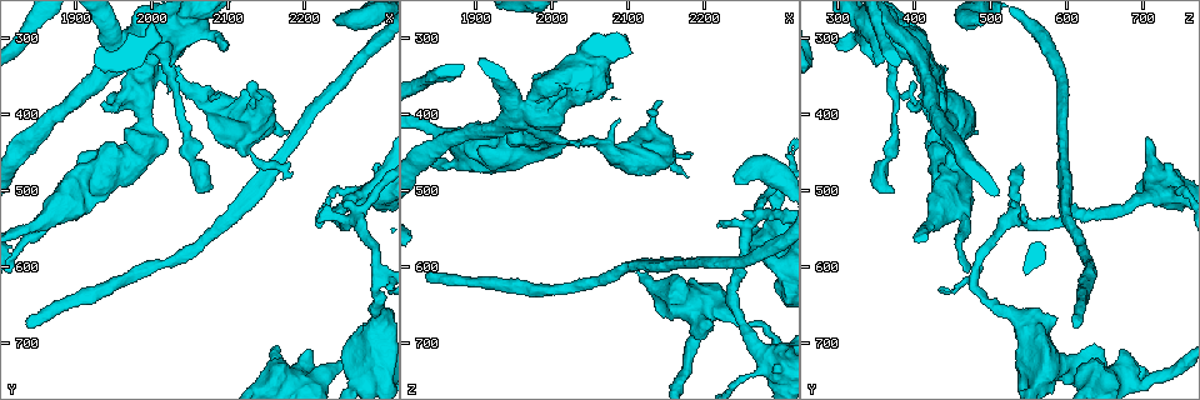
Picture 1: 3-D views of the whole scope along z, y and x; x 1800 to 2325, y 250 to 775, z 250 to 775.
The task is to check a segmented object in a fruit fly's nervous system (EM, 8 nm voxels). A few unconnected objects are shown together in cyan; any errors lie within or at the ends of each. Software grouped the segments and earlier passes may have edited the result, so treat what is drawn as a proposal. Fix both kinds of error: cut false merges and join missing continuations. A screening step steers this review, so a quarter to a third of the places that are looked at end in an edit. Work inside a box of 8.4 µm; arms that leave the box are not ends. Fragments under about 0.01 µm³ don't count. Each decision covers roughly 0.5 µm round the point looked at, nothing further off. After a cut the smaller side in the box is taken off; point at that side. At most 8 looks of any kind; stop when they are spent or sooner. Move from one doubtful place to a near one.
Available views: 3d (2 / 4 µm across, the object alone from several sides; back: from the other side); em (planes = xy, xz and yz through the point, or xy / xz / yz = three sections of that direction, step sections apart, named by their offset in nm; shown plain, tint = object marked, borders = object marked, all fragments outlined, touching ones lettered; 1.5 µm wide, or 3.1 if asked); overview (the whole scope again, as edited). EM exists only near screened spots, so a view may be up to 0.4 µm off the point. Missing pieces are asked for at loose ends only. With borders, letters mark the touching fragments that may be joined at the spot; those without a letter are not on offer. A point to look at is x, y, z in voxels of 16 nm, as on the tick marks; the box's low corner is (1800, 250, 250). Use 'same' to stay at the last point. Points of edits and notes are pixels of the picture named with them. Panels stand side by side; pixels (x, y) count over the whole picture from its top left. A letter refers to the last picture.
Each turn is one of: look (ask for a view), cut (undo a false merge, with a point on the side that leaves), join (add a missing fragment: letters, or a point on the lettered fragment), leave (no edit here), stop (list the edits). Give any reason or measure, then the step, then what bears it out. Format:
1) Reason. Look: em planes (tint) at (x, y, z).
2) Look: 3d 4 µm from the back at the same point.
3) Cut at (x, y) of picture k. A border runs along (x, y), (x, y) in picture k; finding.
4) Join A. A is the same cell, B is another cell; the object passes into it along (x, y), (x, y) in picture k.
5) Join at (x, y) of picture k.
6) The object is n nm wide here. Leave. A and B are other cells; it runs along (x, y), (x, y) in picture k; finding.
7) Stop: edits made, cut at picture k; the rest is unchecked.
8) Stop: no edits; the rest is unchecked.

Sudden change in width. Look: em planes (tint) at (1990, 350, 420).

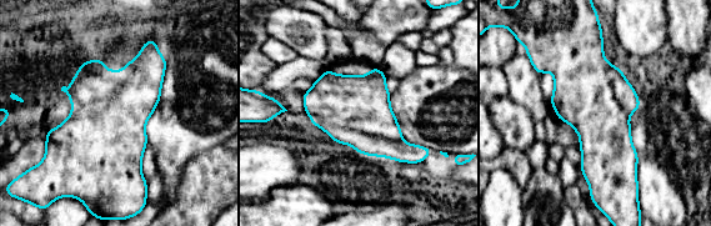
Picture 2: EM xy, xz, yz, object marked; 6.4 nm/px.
Look: em planes (borders) at the same point.

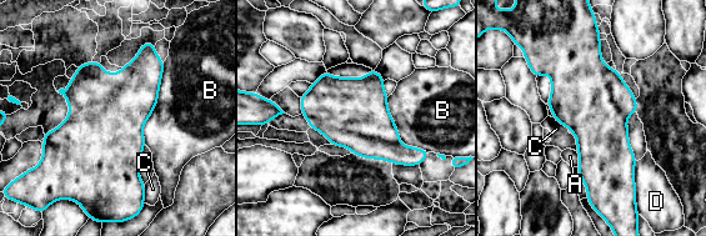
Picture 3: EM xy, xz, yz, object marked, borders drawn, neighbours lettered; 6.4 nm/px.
The object is 460 nm wide here. Cut at (362, 146) of picture 3. A, B, C and D are other cells; a border runs along (309, 120), (399, 144) in picture 3; two cells meet here.

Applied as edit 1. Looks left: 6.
Look: overview.

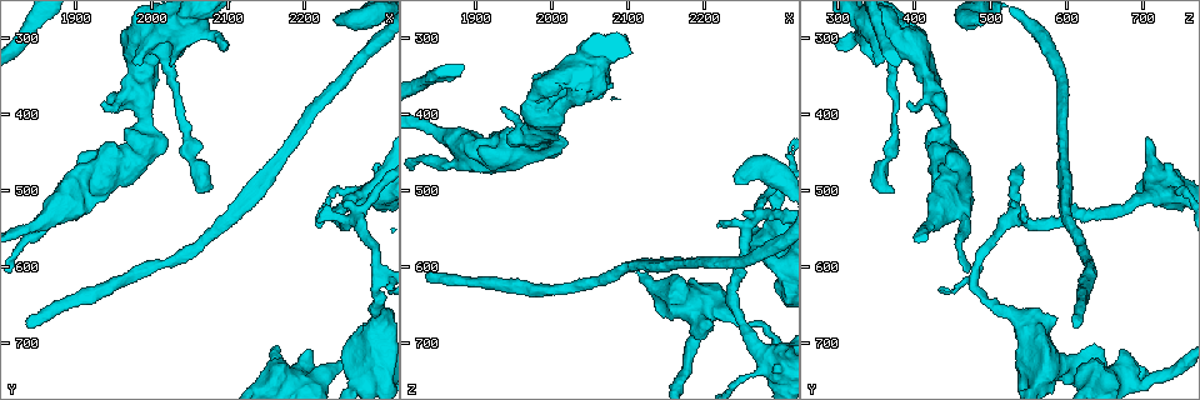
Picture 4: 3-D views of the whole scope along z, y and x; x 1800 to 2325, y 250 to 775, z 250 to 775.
A fork. Look: em planes (borders) at (2295, 620, 475).

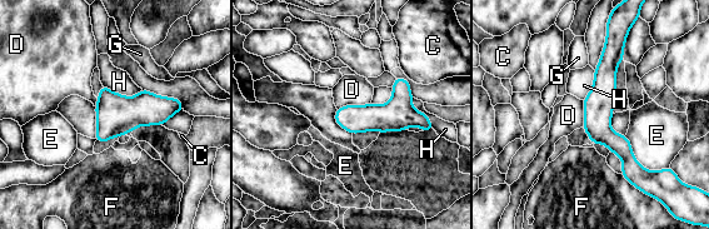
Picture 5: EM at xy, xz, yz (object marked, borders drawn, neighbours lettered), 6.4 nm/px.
The object is 180 nm wide here. Leave. C, D, E, F, G and H are other cells; continuous, no second cell.

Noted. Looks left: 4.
Stop: edits made, cut at picture 3; the rest is unchecked.

